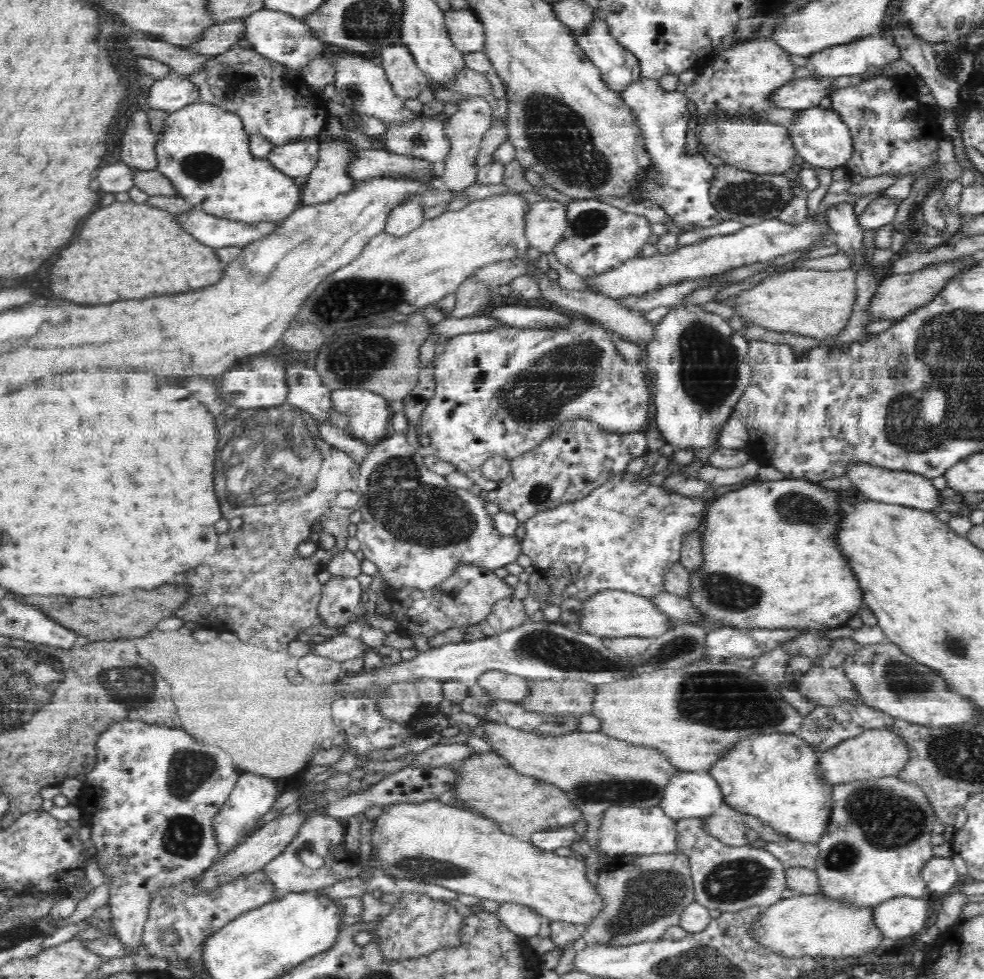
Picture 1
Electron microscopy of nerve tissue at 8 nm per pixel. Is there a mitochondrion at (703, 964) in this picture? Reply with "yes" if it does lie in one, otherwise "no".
yes

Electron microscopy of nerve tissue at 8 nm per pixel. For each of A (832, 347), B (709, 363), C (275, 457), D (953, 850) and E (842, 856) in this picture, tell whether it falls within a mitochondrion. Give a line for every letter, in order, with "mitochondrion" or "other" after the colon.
A: other
B: mitochondrion
C: mitochondrion
D: other
E: mitochondrion

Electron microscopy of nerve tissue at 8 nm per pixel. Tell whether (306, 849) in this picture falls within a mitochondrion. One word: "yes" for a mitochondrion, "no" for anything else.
yes

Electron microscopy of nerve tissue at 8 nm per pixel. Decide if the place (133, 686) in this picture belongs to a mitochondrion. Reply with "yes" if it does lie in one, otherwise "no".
yes

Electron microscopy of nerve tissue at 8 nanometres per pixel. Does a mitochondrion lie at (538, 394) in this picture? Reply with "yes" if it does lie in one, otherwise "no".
yes

